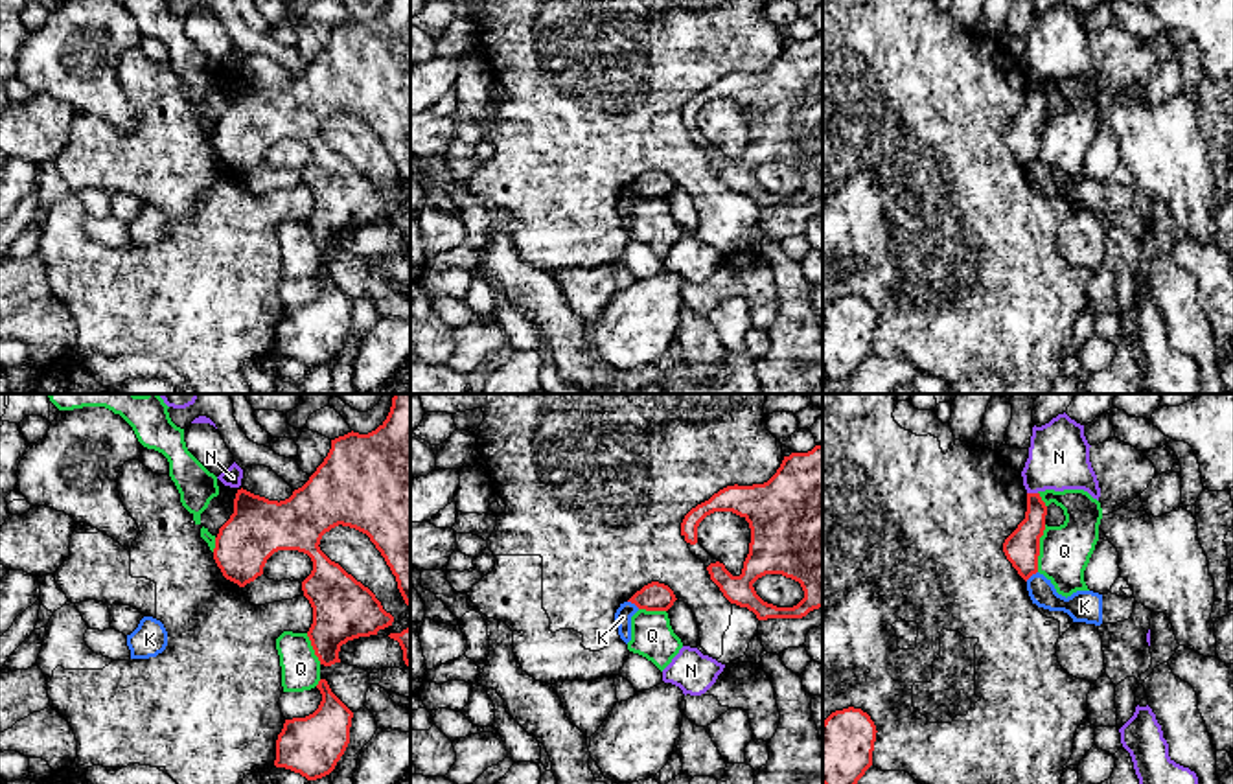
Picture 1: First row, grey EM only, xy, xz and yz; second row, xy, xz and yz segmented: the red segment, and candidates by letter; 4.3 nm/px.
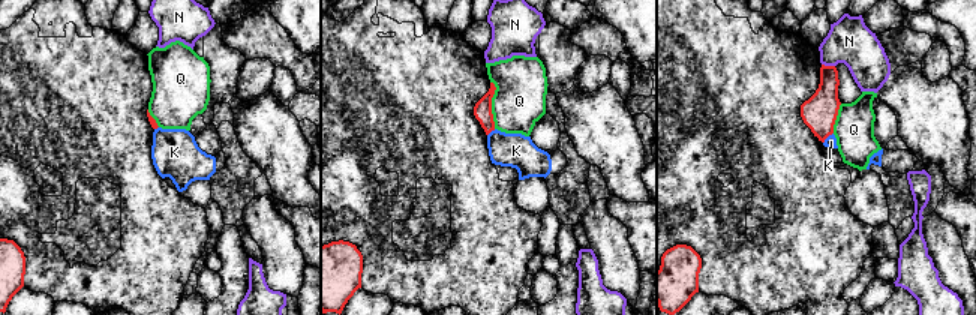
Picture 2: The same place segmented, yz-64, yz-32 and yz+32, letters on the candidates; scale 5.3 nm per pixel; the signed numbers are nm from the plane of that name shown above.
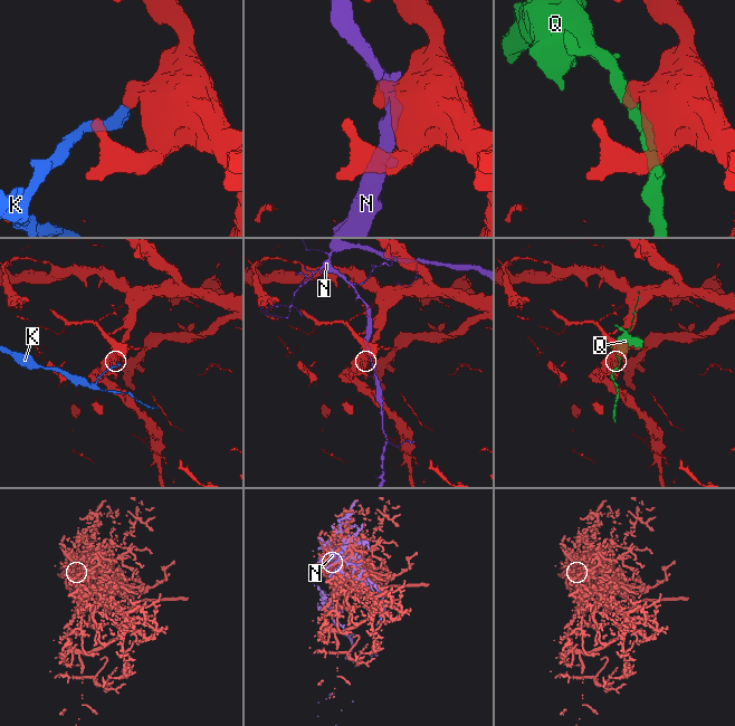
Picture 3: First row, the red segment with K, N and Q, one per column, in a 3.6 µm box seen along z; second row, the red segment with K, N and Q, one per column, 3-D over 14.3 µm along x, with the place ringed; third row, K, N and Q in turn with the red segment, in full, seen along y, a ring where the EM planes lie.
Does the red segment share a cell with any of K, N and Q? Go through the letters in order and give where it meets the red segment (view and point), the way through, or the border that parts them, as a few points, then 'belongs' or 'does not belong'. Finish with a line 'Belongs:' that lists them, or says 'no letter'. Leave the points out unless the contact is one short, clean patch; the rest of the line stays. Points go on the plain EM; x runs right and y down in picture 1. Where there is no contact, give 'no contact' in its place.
K: xz (633, 190) | along xz (628, 188), (639, 196) | does not belong
N: yz (1033, 81) | does not belong
Q: yz (1038, 137) | does not belong
Belongs: no letter

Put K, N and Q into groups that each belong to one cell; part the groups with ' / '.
K / N / Q

